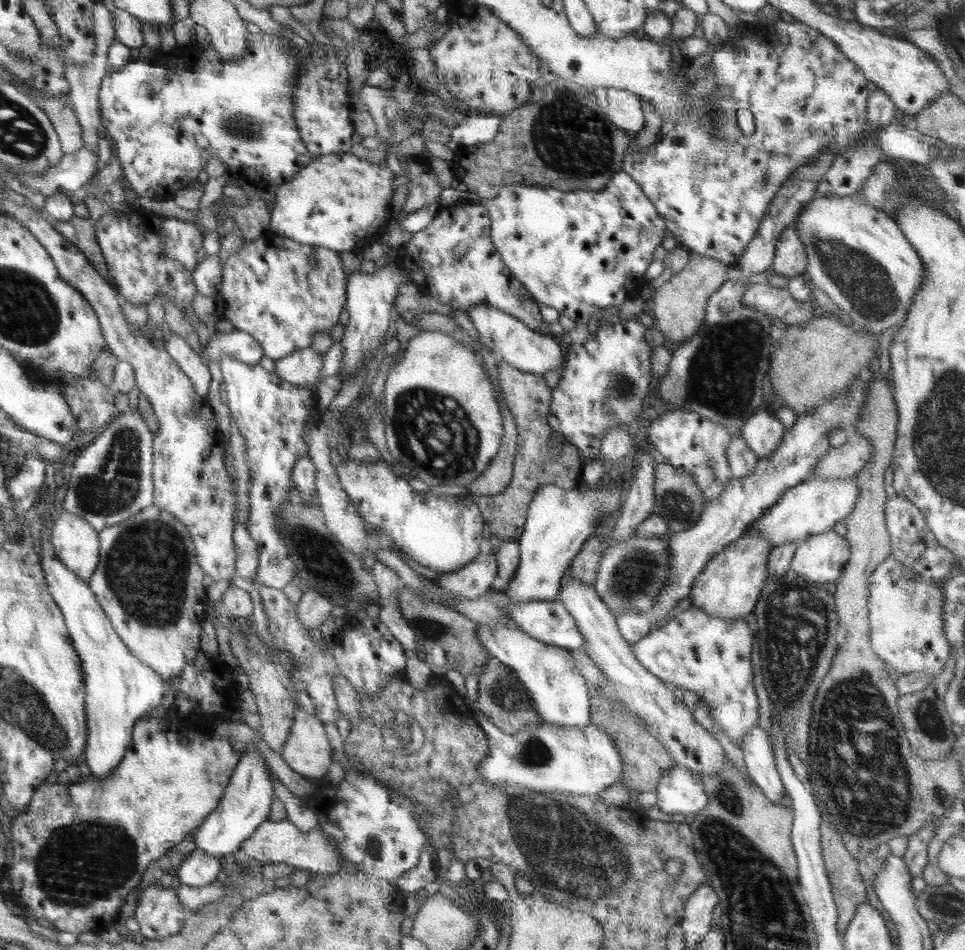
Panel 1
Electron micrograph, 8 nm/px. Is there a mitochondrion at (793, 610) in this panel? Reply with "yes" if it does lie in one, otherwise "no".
yes

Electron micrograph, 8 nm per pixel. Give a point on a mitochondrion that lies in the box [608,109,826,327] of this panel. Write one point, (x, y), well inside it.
(697, 158)

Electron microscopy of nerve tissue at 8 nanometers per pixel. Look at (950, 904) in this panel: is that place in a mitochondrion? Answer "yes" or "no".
yes

